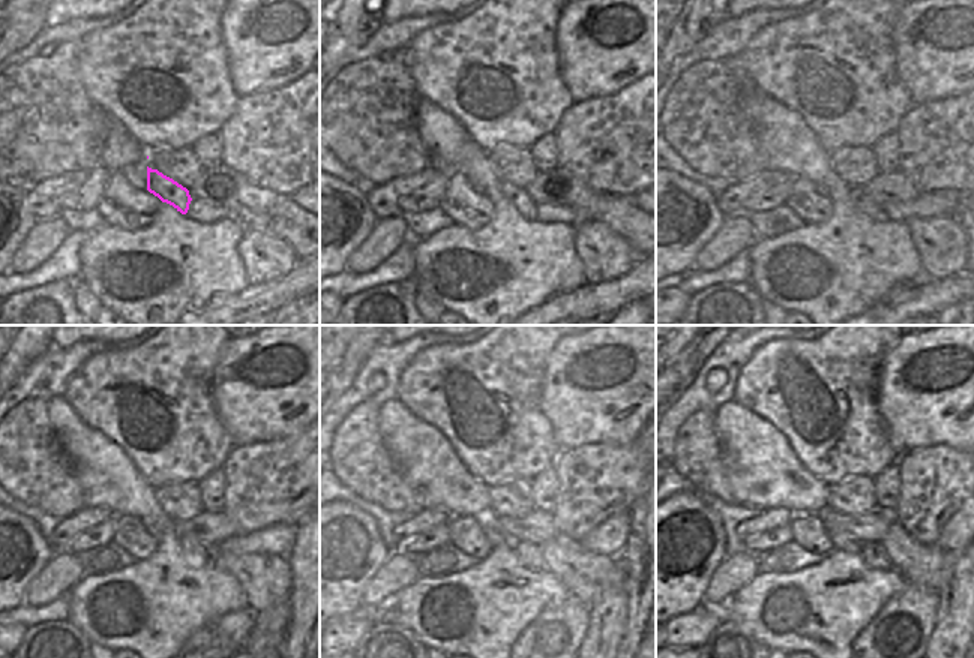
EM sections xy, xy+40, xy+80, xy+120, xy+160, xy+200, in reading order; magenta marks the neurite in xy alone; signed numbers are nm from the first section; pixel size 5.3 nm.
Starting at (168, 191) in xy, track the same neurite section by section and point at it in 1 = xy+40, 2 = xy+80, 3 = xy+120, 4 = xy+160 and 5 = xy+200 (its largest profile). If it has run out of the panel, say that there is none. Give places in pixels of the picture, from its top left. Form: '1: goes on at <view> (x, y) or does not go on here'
1: goes on at xy+40 (518, 197)
2: goes on at xy+80 (865, 206)
3: goes on at xy+120 (197, 550)
4: goes on at xy+160 (532, 555)
5: goes on at xy+200 (872, 555)

